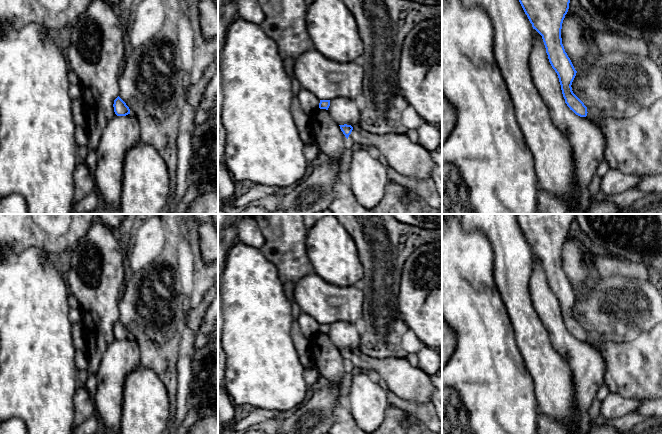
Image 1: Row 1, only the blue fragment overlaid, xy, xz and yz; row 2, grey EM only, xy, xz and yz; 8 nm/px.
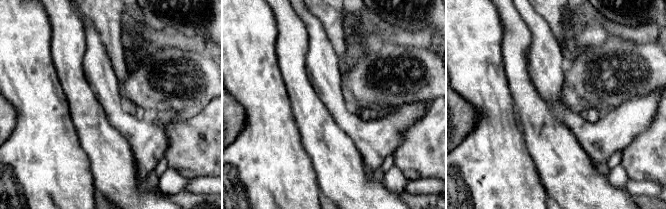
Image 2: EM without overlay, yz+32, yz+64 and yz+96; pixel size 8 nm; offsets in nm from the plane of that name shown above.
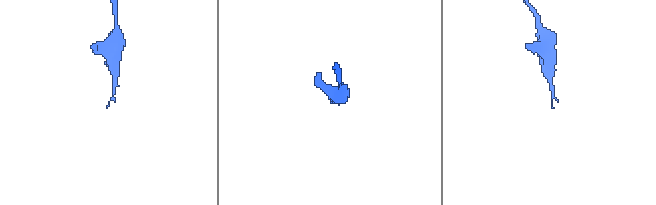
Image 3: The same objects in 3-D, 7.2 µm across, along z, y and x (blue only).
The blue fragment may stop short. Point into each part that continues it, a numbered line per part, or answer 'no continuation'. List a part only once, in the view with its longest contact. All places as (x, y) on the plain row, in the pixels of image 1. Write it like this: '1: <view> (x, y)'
1: xz (407, 382)

